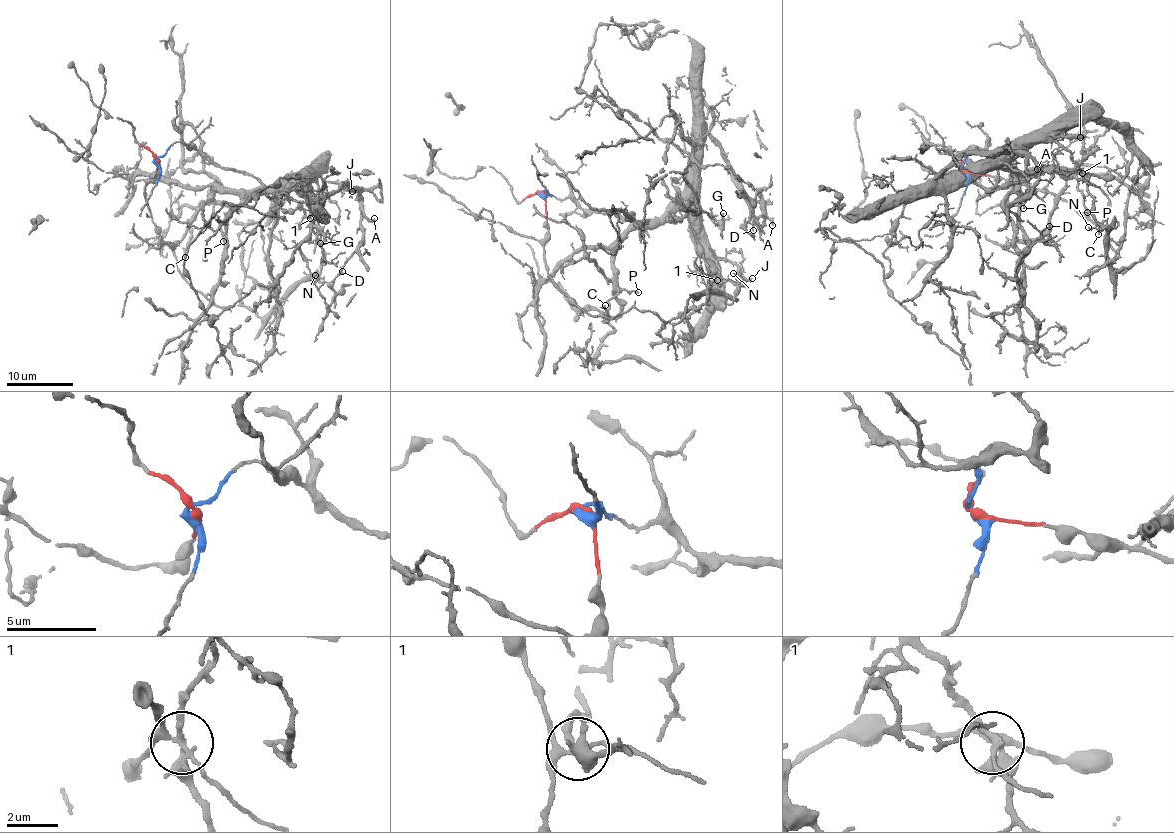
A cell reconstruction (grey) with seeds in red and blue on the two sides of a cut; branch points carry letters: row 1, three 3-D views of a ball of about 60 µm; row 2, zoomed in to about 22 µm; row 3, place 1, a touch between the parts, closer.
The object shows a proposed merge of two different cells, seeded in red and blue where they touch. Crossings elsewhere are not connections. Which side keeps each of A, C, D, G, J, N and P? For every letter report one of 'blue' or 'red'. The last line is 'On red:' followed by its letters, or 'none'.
A: blue
C: blue
D: blue
G: blue
J: blue
N: blue
P: blue
On red: none

